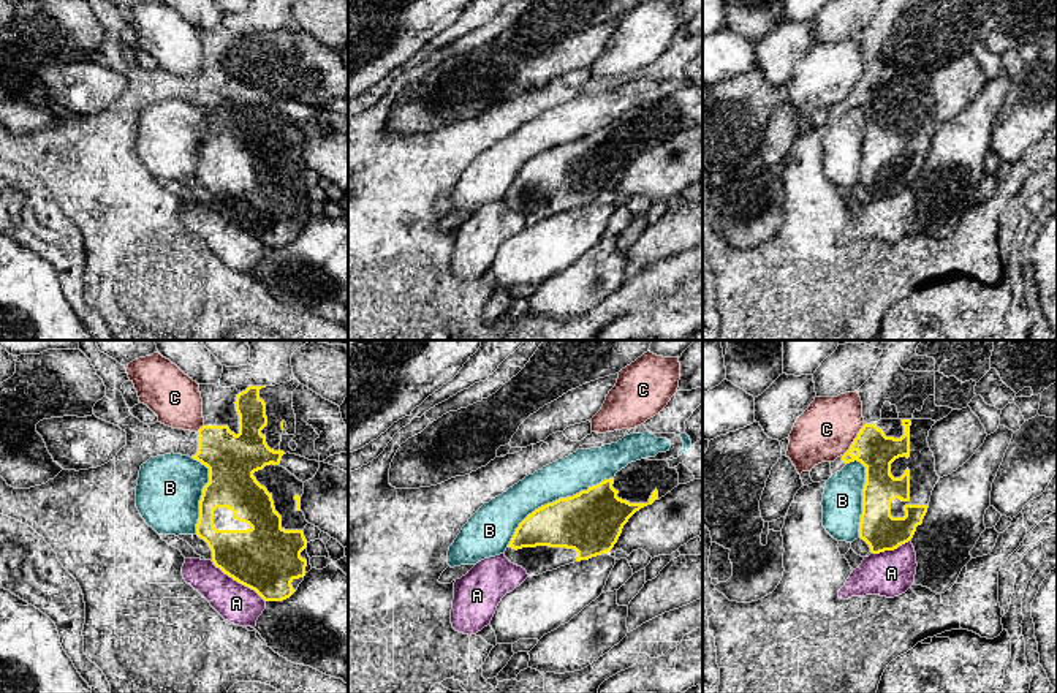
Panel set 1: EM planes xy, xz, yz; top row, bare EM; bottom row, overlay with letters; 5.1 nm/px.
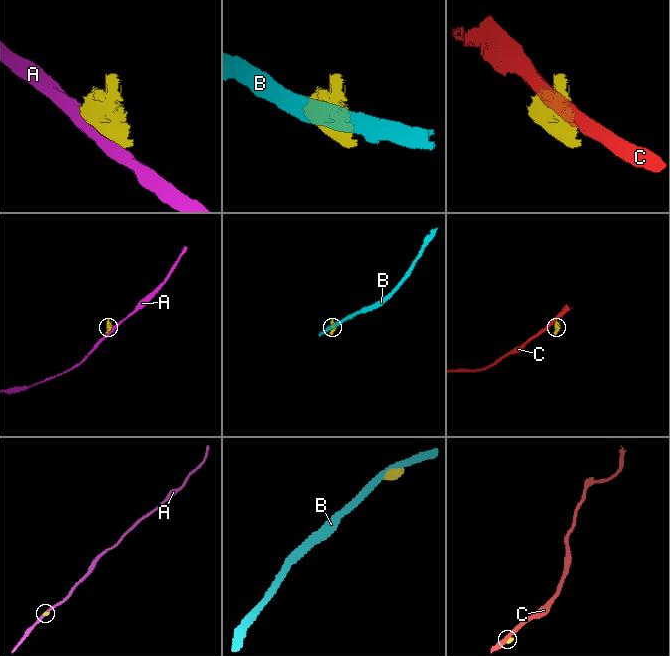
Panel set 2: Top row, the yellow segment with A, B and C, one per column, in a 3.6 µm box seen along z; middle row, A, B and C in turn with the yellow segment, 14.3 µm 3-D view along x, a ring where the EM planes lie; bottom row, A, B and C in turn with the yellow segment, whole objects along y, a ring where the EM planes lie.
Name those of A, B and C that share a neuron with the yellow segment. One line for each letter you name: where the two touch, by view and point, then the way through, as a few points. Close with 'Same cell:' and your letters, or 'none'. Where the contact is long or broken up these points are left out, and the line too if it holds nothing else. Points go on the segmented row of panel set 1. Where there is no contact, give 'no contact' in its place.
Same cell: none

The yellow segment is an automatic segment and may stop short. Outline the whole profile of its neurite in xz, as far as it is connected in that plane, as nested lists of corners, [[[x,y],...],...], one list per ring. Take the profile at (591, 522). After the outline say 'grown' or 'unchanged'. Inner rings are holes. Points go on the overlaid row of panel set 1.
[[[668,460],[631,462],[614,478],[535,509],[503,554],[528,576],[606,554],[636,511],[677,486],[679,473]]] | grown

